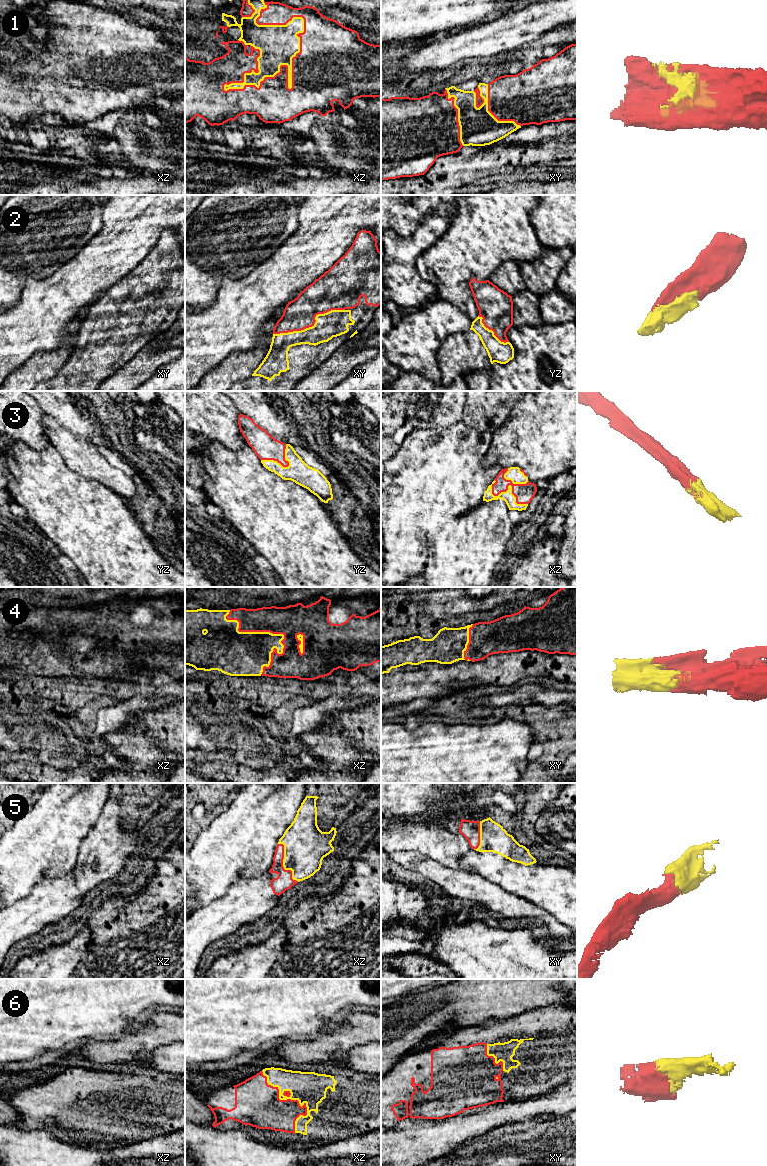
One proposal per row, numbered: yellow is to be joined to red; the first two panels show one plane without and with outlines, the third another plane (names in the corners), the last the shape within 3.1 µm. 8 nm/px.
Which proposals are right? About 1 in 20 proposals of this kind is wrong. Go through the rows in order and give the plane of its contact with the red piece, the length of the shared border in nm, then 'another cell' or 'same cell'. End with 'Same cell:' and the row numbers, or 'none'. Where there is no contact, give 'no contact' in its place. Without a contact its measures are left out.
1: xz | 850 nm | same cell
2: xy | 600 nm | same cell
3: xz | 340 nm | same cell
4: xz | 600 nm | same cell
5: xz | 360 nm | same cell
6: xz | 550 nm | same cell
Same cell: 1, 2, 3, 4, 5, 6

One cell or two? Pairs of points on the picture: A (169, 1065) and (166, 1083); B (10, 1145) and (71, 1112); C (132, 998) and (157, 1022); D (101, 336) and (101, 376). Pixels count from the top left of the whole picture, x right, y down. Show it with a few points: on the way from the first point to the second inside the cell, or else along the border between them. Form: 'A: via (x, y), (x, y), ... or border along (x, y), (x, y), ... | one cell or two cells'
A: border along (147, 1067), (174, 1074) | two cells
B: border along (15, 1125), (27, 1130), (47, 1130), (59, 1140) | two cells
C: border along (148, 1011), (139, 1018), (136, 1028) | two cells
D: via (101, 346), (101, 366) | one cell

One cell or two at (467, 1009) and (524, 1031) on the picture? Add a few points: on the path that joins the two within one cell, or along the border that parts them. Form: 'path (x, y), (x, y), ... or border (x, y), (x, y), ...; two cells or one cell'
border (515, 1015), (486, 1019), (470, 1026); two cells

